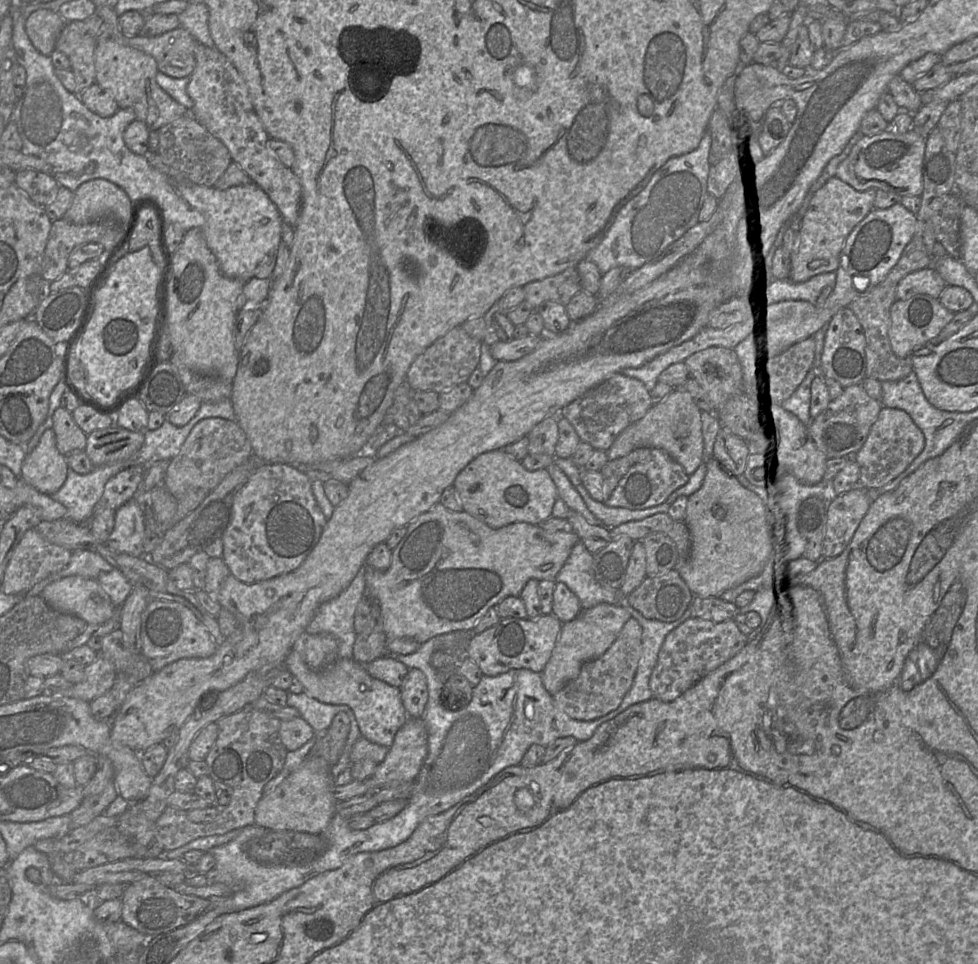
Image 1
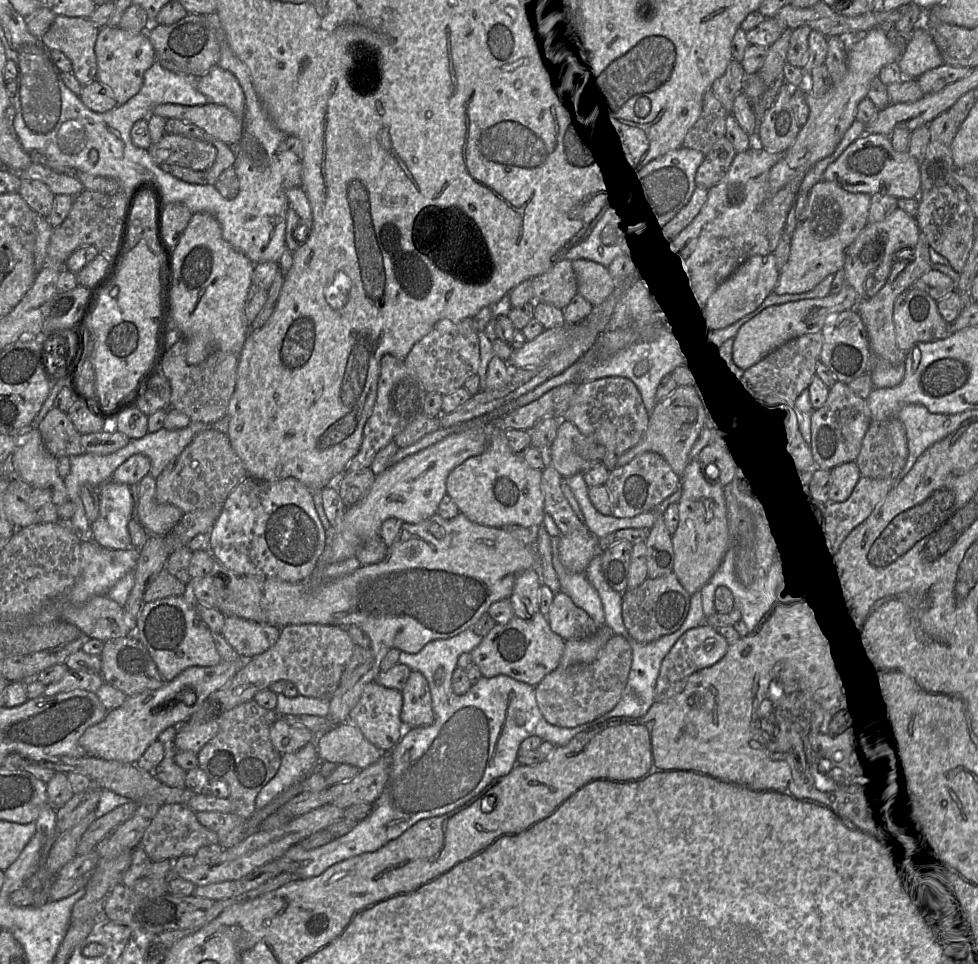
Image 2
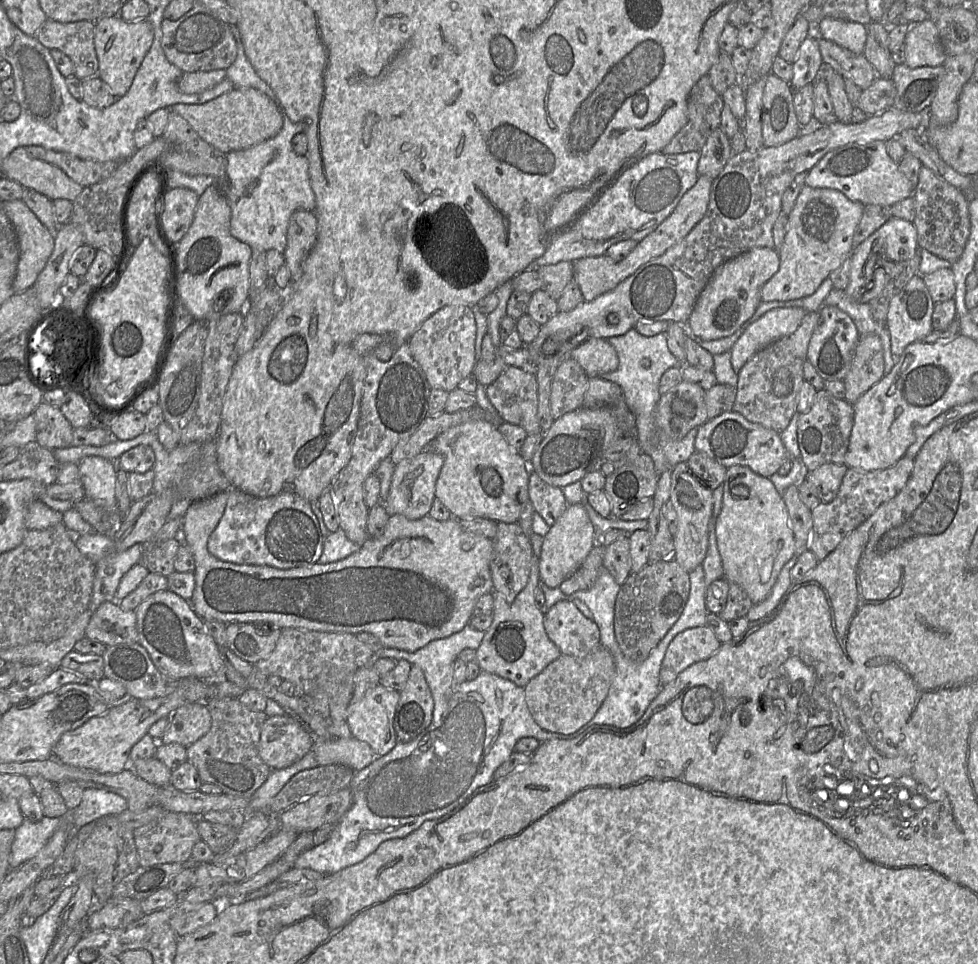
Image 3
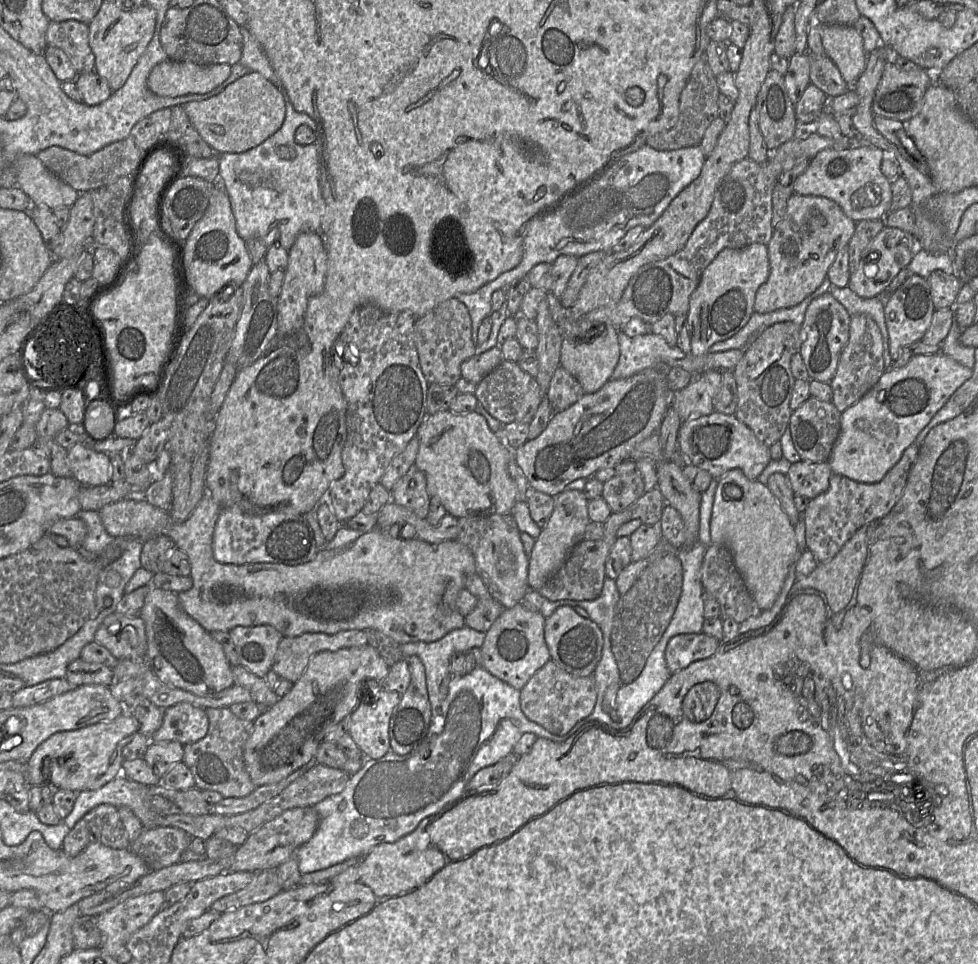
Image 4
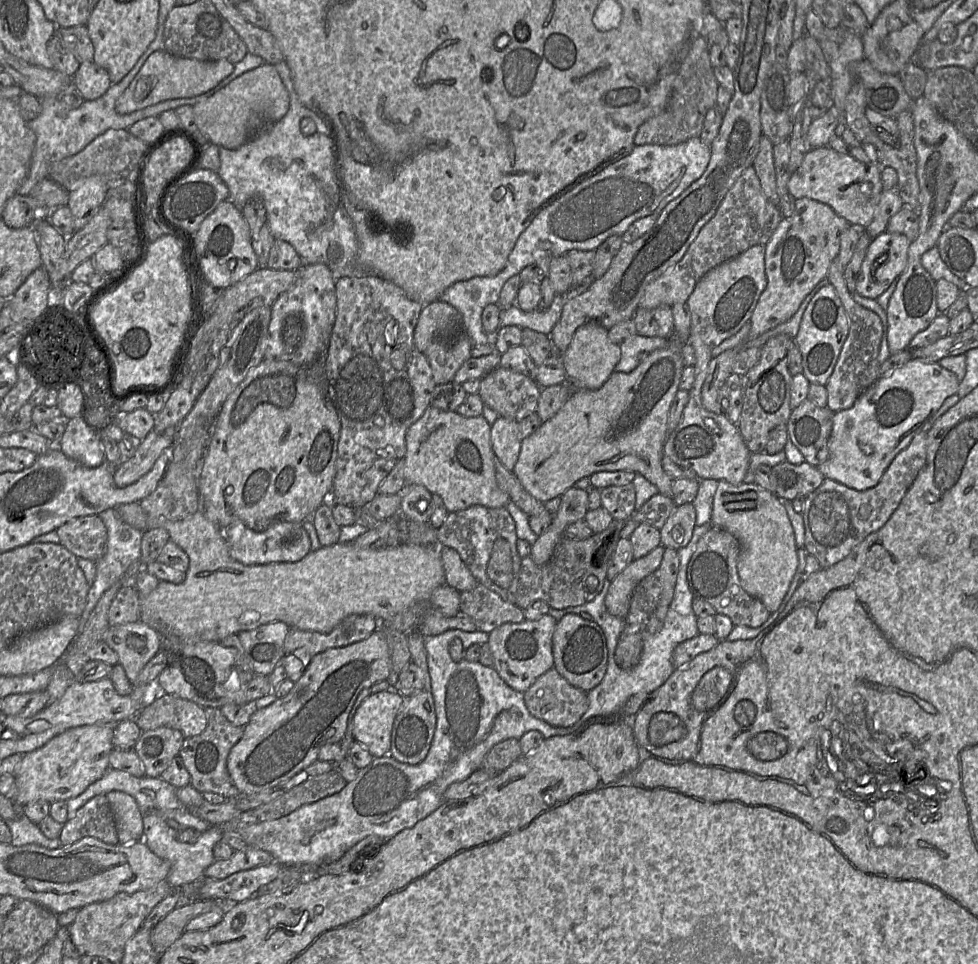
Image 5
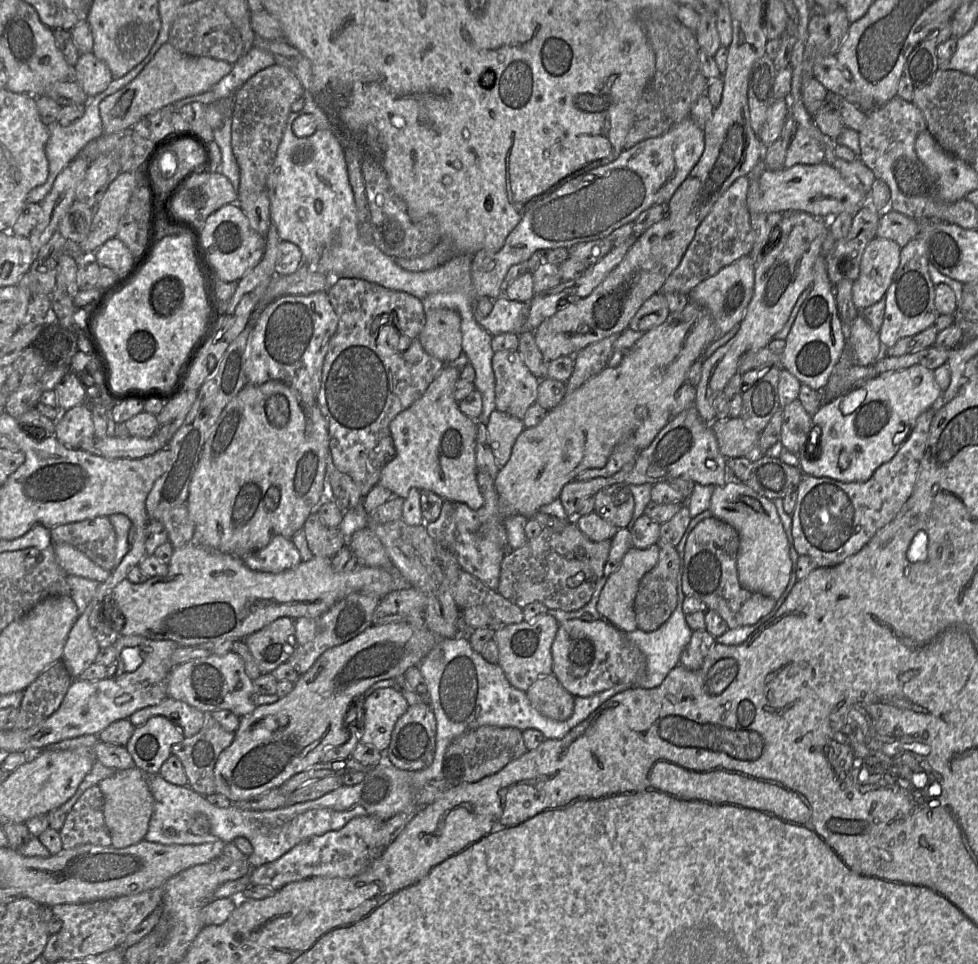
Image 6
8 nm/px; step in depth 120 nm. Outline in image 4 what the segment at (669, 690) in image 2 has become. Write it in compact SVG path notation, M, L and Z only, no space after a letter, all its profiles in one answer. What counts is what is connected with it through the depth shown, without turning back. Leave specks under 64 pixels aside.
M686 633L673 636L665 650L665 660L673 674L691 663L712 656L721 641L706 633Z

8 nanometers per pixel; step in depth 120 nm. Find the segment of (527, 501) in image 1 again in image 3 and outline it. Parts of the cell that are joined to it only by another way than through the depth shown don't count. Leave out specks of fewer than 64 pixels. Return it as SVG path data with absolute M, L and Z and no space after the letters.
M471 421L451 427L432 440L428 448L443 459L435 498L458 520L483 518L497 523L519 521L522 504L529 500L529 464L512 448L495 427Z

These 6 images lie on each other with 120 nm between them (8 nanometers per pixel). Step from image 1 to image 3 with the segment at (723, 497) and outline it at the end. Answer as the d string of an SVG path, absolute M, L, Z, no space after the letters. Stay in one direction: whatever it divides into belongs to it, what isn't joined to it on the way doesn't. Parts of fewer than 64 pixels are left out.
M680 462L671 473L670 502L677 513L678 525L674 539L674 560L687 572L693 571L705 559L708 544L708 524L713 513L713 492L691 473L687 462Z

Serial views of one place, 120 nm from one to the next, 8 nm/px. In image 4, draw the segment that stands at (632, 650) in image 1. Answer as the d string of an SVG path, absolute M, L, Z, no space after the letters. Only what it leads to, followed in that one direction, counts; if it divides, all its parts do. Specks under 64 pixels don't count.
M550 659L520 690L520 705L525 716L552 734L565 735L577 722L588 717L596 704L597 690L593 675L574 676Z

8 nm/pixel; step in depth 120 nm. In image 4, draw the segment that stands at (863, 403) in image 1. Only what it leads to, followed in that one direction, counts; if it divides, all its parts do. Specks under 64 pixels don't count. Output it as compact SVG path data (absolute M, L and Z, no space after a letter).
M813 396L792 412L788 428L802 461L812 463L828 461L840 433L841 414L842 412L831 401L821 401Z

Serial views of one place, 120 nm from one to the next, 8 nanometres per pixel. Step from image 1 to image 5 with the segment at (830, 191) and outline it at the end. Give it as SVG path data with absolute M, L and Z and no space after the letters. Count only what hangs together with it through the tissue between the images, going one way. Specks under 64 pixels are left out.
M809 198L795 199L793 213L781 219L764 245L767 285L749 320L749 339L773 329L794 315L811 290L826 279L831 263L839 254L841 235L850 226L827 204Z

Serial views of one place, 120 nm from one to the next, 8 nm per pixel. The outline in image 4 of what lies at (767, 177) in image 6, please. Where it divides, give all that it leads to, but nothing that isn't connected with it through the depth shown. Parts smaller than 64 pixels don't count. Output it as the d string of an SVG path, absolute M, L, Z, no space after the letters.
M858 144L845 150L824 149L796 179L793 193L822 196L836 202L854 222L884 219L892 201L891 181L881 171L883 150Z

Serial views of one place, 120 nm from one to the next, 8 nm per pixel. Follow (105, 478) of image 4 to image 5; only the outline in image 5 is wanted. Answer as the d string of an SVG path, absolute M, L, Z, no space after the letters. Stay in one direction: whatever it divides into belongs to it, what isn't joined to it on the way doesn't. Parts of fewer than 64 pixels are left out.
M82 415L65 421L66 429L59 449L69 458L89 468L105 461L99 432L90 427Z

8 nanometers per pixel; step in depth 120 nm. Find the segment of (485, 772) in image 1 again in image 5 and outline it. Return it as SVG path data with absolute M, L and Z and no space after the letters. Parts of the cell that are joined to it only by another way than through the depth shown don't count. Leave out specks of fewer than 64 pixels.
M451 629L442 634L426 636L424 639L427 651L427 663L431 680L431 690L436 713L436 728L433 740L426 758L419 764L402 763L387 754L374 758L366 767L359 769L356 778L348 782L338 793L322 798L314 803L300 806L290 814L281 818L256 824L238 824L234 827L219 827L224 831L237 832L246 842L269 852L274 862L286 866L303 868L317 867L339 860L351 847L370 835L377 835L390 839L406 828L413 827L419 820L435 811L444 801L446 789L453 783L465 780L474 771L481 768L483 759L489 750L499 742L521 736L535 730L541 733L543 739L570 734L580 728L576 721L568 727L555 727L532 716L526 708L524 697L509 687L498 675L493 667L486 667L479 662L469 662L466 659L452 660L449 644L454 638L462 642L464 650L473 644L484 644L488 641L489 633L474 631L466 632Z

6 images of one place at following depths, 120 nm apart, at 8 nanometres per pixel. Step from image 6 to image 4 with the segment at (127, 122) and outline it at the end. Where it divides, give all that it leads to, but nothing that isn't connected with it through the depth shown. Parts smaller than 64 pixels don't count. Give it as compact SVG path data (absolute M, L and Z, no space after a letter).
M166 60L157 64L147 78L147 87L161 97L206 94L231 74L228 64L200 66L192 62Z

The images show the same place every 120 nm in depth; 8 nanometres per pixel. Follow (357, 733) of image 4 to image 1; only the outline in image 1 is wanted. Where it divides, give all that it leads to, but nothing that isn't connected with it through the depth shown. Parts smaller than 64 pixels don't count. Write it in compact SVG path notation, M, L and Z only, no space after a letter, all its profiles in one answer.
M291 650L284 667L303 686L303 692L323 703L347 705L357 720L361 735L372 743L390 747L397 731L407 722L409 716L402 703L400 688L372 677L365 666L353 658L339 658L330 666L315 670L310 668L300 654Z

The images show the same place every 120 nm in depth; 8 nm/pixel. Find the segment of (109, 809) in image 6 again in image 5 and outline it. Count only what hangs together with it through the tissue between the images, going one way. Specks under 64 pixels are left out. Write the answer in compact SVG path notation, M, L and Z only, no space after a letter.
M110 791L105 796L114 816L119 844L143 841L143 819L136 800L121 791Z

